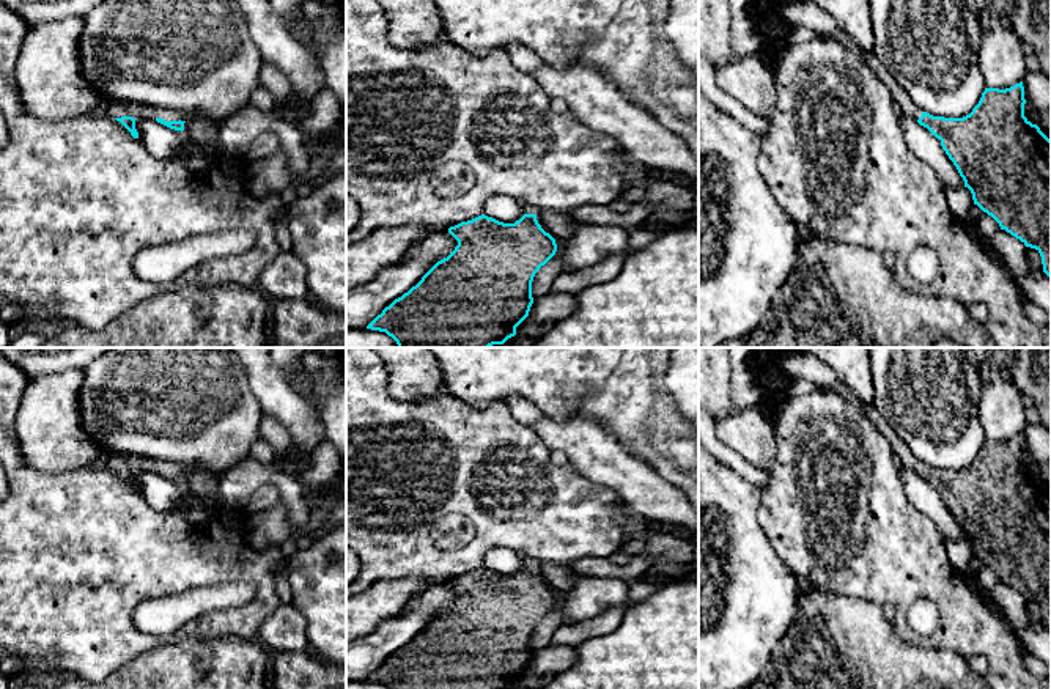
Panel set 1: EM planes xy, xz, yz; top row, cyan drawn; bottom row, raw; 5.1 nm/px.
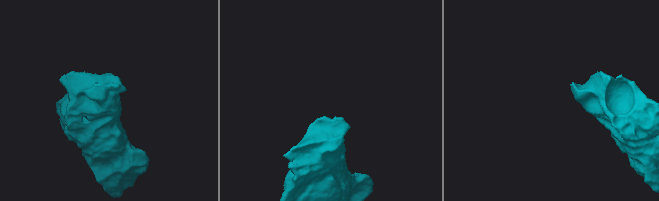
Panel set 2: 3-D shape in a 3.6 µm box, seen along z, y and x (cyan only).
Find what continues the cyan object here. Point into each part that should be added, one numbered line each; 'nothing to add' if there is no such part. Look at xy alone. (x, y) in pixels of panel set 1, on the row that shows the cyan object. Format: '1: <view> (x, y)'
1: xy (115, 109)

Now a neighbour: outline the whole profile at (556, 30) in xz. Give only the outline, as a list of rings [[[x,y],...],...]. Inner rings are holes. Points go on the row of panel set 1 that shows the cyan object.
[[[431,0],[442,17],[444,38],[450,42],[478,55],[503,49],[511,44],[522,44],[535,52],[544,63],[563,69],[581,61],[582,47],[598,39],[623,0]]]

